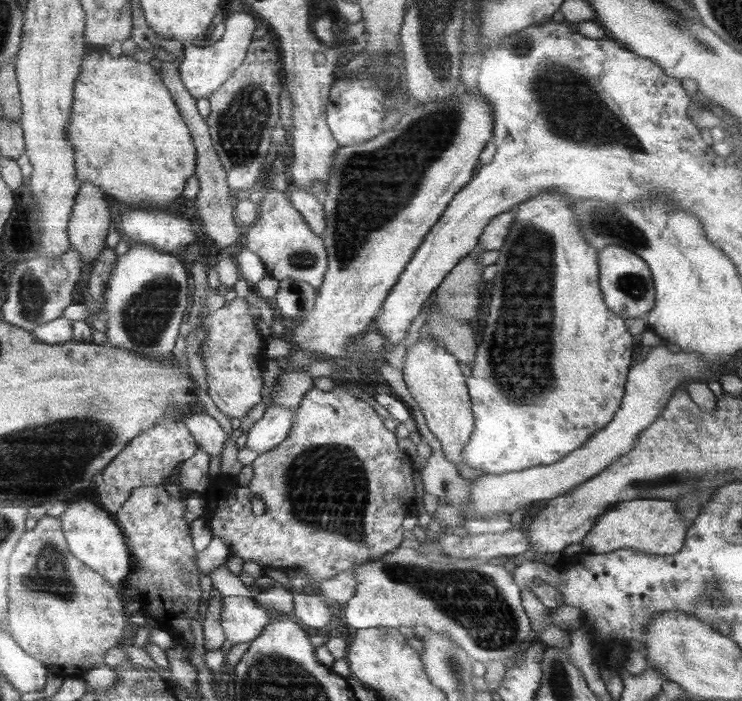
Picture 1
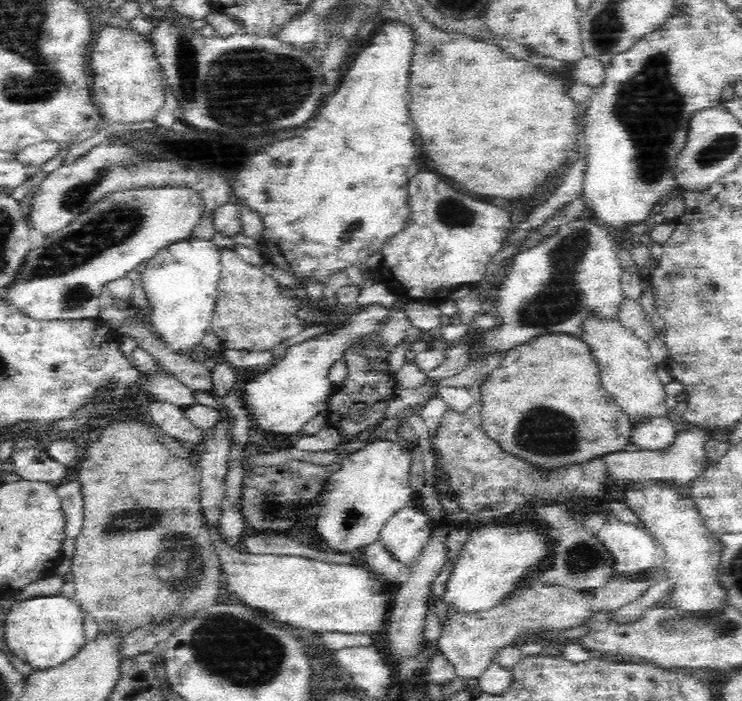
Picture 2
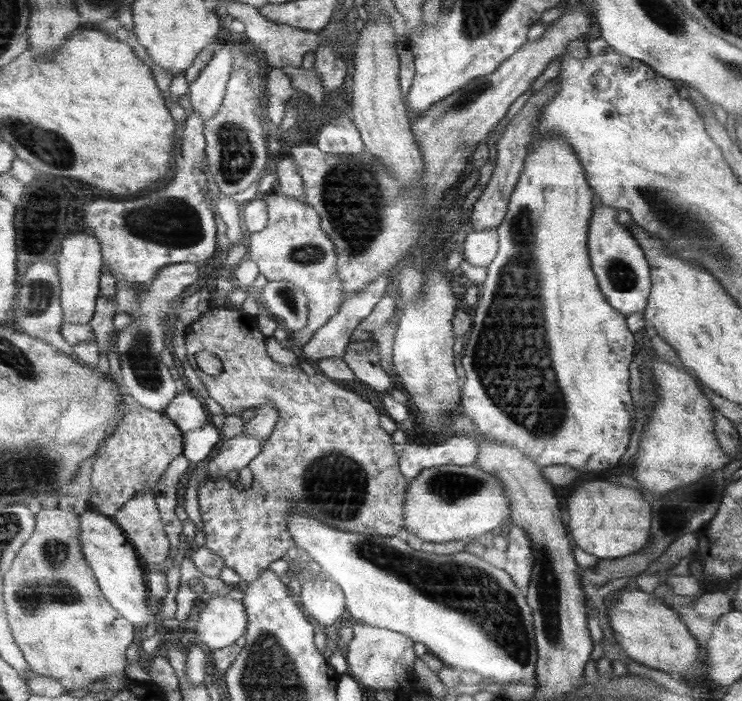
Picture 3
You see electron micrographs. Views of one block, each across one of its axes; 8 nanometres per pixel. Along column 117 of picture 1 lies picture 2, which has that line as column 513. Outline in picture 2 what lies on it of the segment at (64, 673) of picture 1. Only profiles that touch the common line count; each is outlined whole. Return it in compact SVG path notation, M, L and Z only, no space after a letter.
M662 567L652 569L649 577L624 579L614 577L601 586L592 588L592 592L582 592L559 584L538 584L538 581L523 584L523 581L504 596L498 606L488 610L463 612L457 610L453 604L445 604L448 622L442 625L442 632L437 646L440 655L452 664L459 678L479 678L479 676L496 662L496 656L502 648L518 646L518 638L525 634L538 632L552 632L552 630L568 630L584 626L591 616L608 614L620 607L642 598L647 589L656 582L666 579Z

